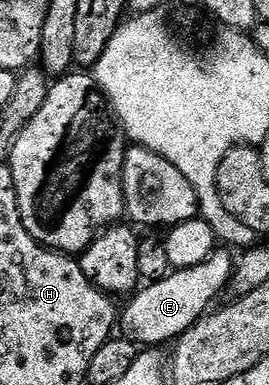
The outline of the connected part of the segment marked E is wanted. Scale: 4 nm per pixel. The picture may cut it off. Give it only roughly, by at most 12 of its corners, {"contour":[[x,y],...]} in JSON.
{"contour":[[217,248],[131,294],[118,329],[141,347],[175,342],[229,288]]}

